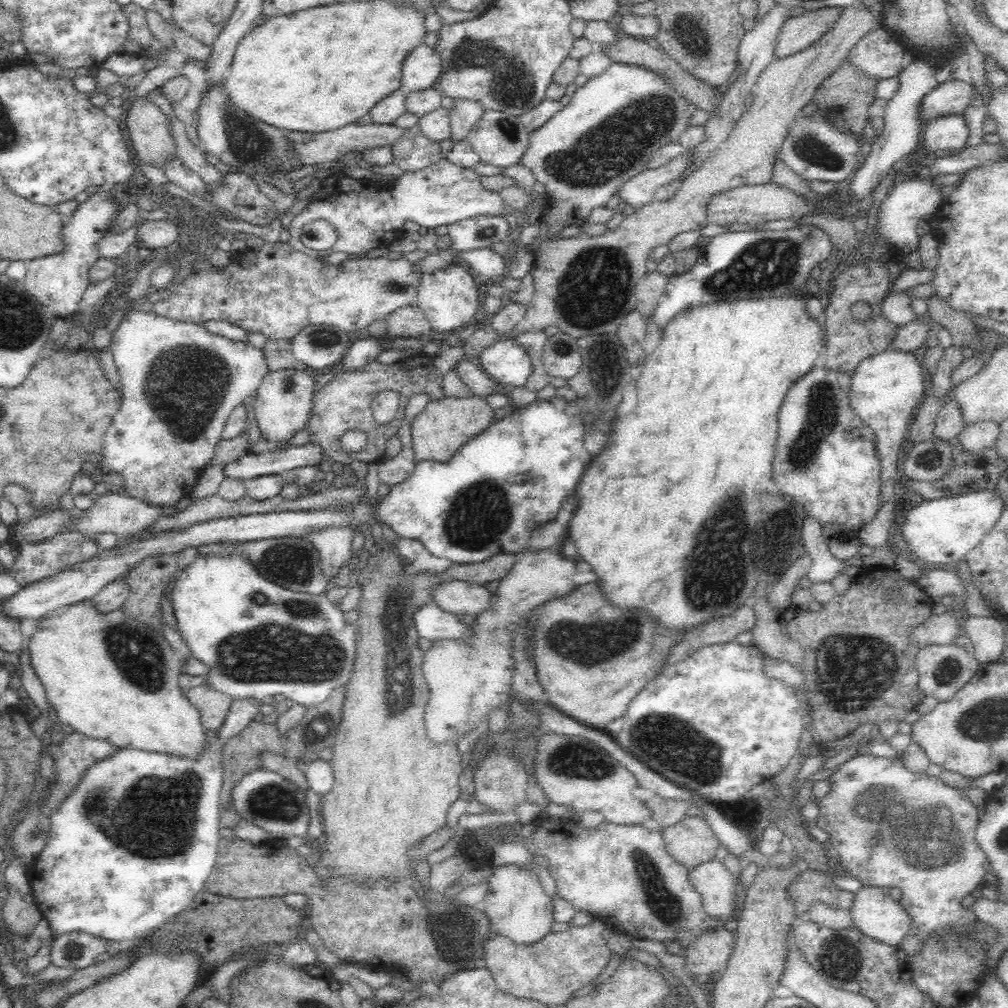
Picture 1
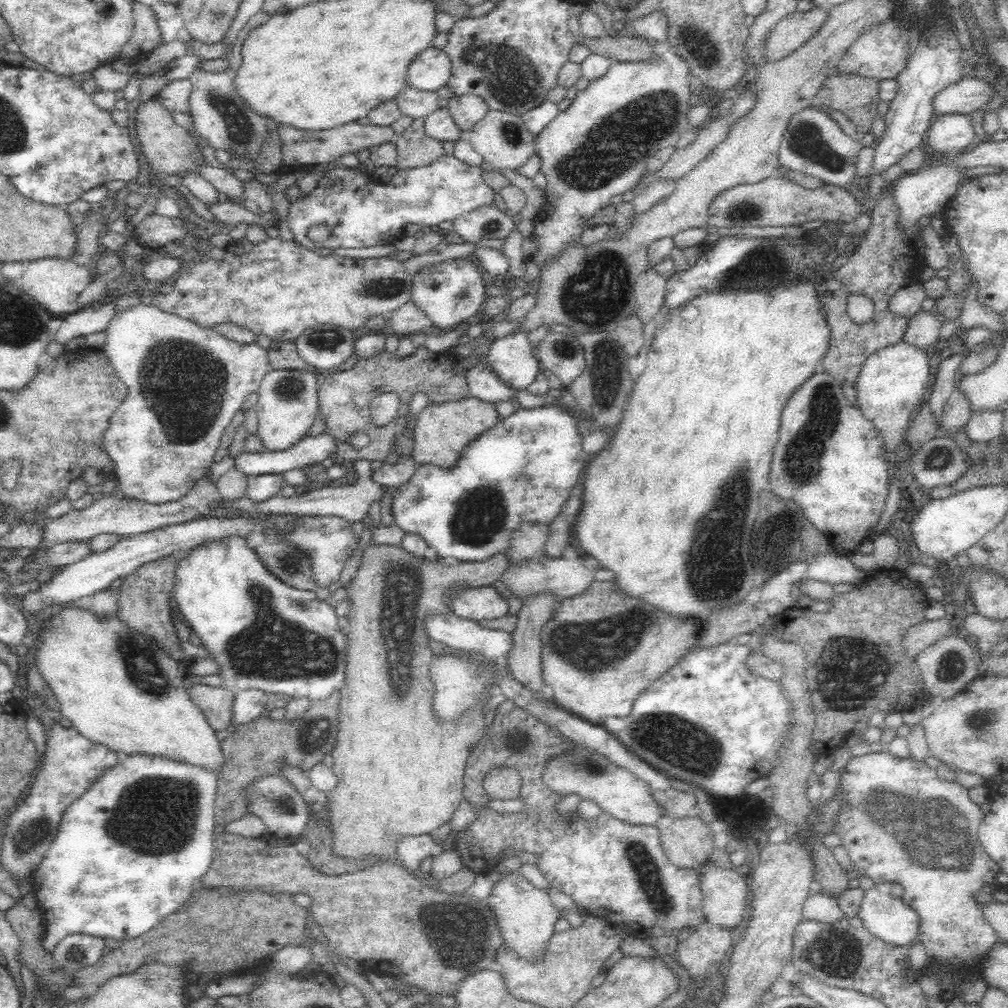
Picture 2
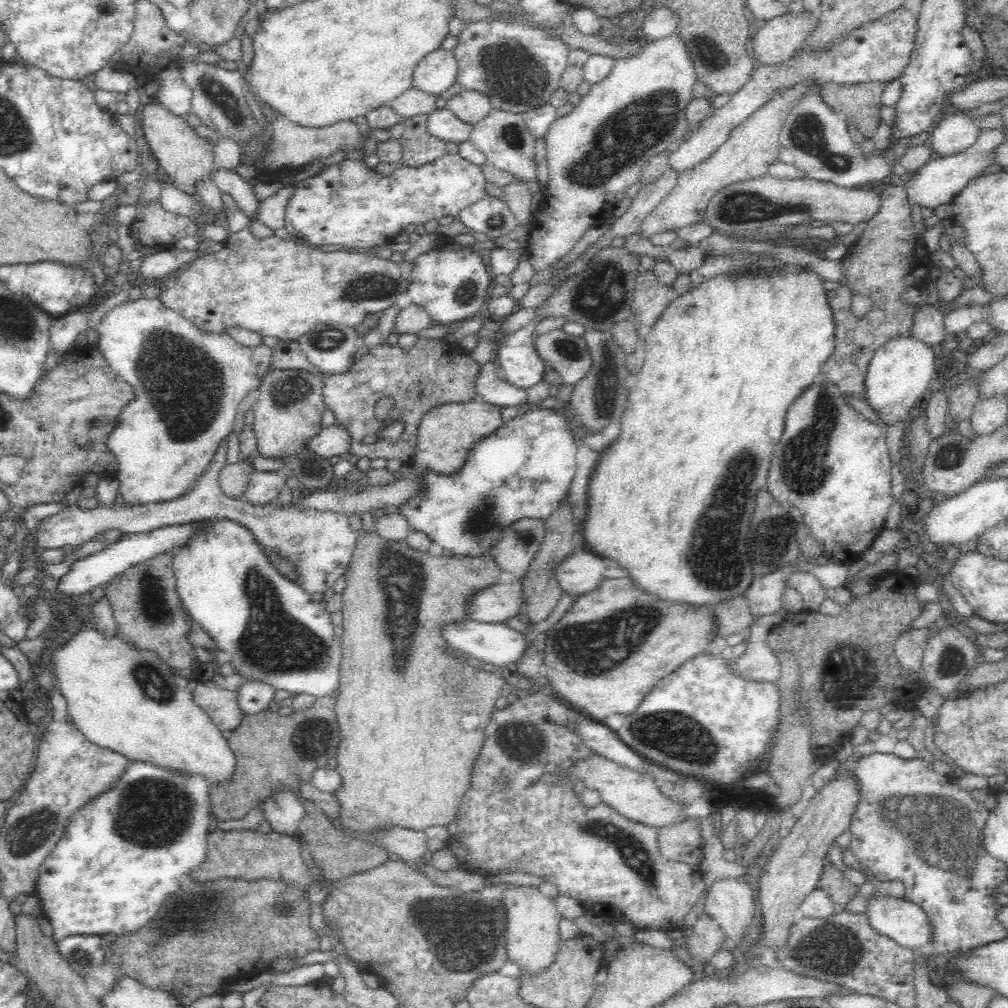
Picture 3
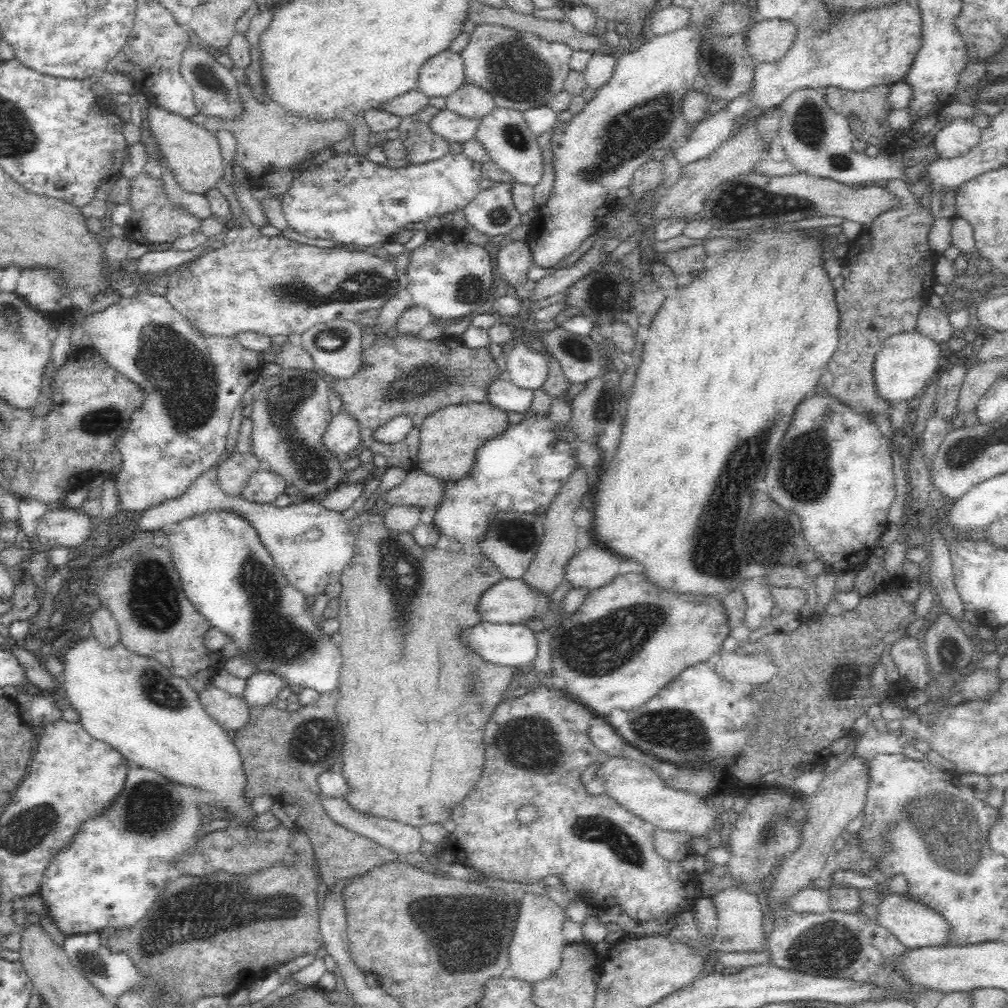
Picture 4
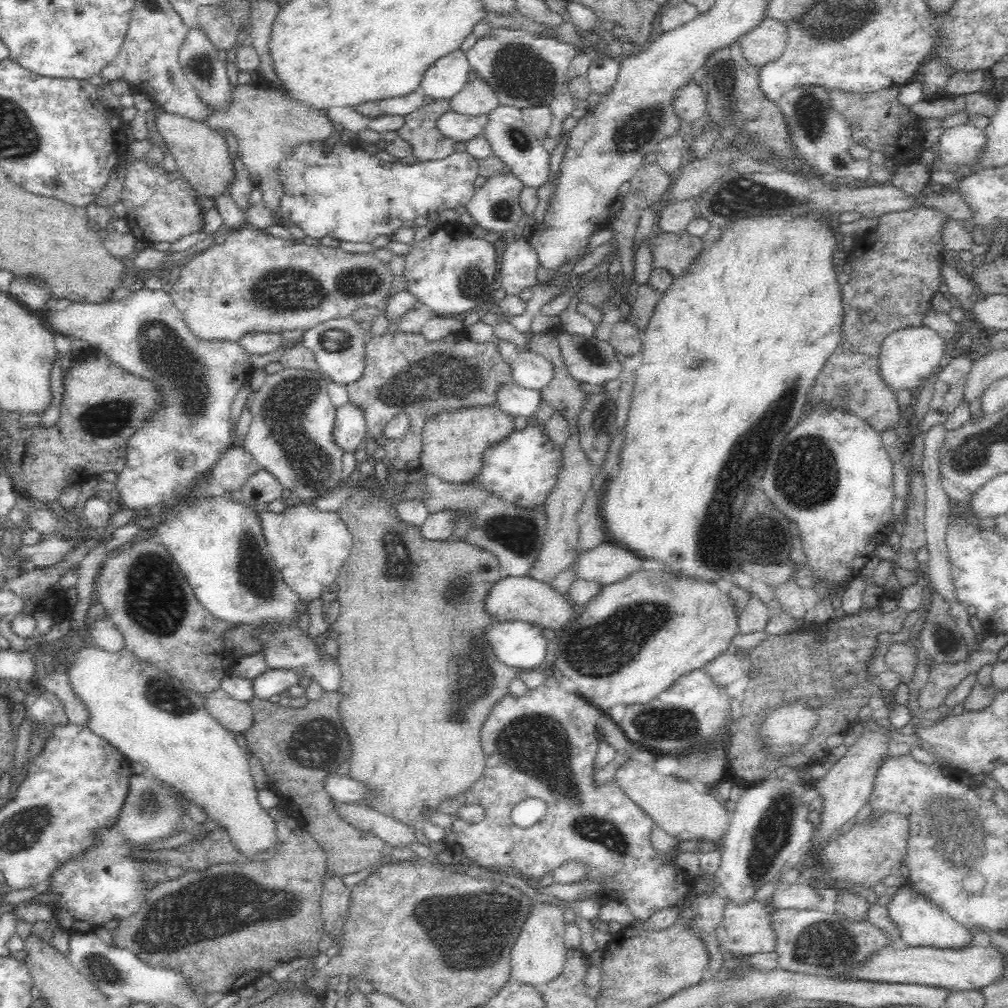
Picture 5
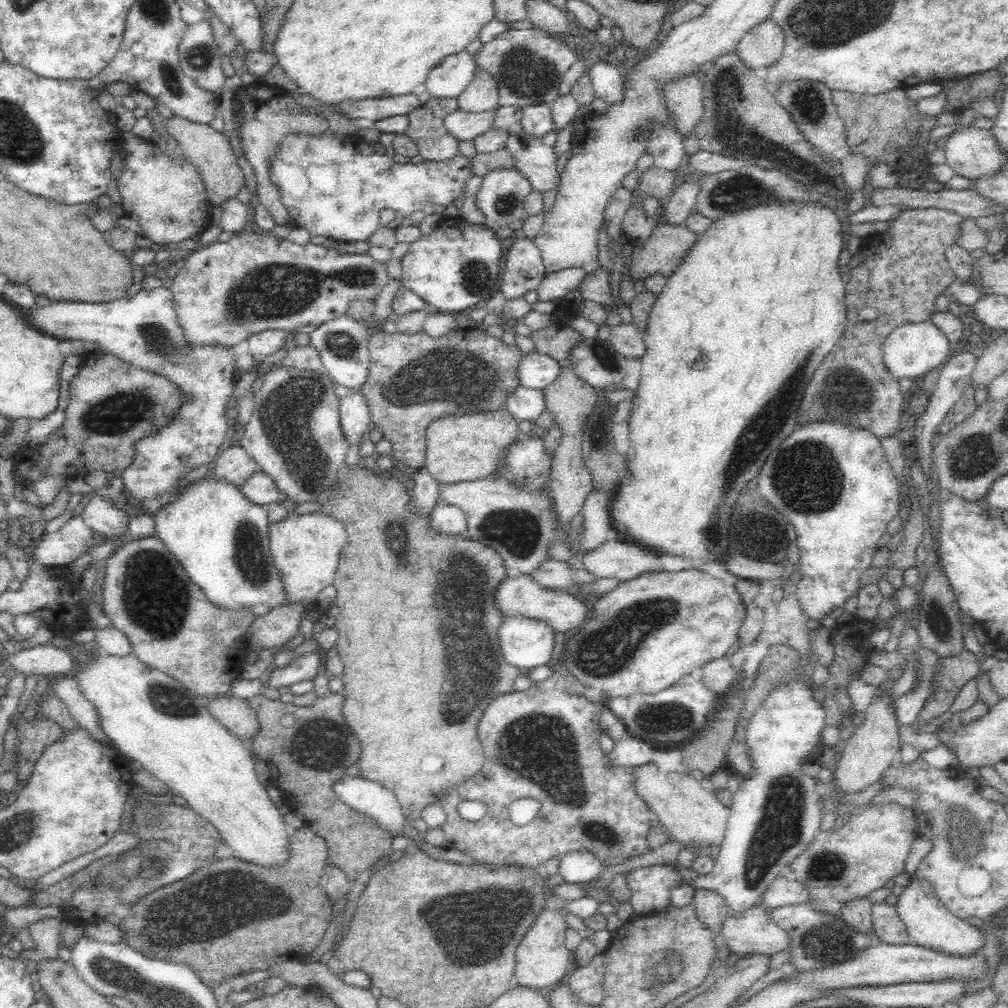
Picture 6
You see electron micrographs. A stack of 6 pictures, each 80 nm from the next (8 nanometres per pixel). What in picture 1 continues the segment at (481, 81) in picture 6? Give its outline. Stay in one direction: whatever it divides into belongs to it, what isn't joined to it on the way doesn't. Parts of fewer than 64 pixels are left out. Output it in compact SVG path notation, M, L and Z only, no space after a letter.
M454 99L453 107L449 110L449 122L453 143L467 139L476 121L484 114L484 108L475 101L467 99Z

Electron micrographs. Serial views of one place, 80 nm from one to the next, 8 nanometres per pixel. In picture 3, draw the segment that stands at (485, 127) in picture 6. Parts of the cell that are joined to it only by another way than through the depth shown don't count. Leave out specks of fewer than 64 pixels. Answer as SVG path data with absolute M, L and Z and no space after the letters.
M445 107L428 116L428 133L444 142L460 144L469 140L473 126L458 119Z

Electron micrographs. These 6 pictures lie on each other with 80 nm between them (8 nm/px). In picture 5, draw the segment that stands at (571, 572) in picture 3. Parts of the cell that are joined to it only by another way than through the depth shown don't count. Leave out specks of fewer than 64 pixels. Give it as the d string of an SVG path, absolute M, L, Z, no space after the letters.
M608 541L592 548L592 550L577 553L573 566L576 572L575 578L600 585L610 585L628 579L634 572L640 572L645 561L646 558L638 557L638 554L634 553L633 550L628 550L624 546Z

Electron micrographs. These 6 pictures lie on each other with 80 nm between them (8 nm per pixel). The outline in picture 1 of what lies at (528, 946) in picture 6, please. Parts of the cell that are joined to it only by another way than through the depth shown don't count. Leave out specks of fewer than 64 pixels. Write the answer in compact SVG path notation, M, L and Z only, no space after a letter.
M517 864L493 867L492 874L487 878L487 885L488 889L480 907L491 920L491 928L494 932L500 933L520 945L534 944L551 932L550 927L554 923L554 907L551 898L544 892L539 880L531 871L522 869Z

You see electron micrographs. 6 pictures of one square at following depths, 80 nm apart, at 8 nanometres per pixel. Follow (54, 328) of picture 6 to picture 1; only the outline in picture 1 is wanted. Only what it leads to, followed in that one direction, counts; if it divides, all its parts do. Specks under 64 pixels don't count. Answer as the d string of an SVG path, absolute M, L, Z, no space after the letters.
M130 310L119 323L119 327L113 334L112 356L117 372L123 386L122 402L120 408L112 416L112 422L104 434L103 447L101 448L103 461L97 466L102 474L116 472L122 474L125 481L123 492L134 498L139 498L152 505L172 505L181 498L188 497L192 487L196 484L202 469L210 464L214 456L216 445L222 439L224 424L233 408L242 402L248 402L260 386L262 379L268 374L268 367L264 352L260 348L254 348L249 343L238 342L208 332L204 326L182 320L172 320L165 316L158 316L155 312L143 313Z

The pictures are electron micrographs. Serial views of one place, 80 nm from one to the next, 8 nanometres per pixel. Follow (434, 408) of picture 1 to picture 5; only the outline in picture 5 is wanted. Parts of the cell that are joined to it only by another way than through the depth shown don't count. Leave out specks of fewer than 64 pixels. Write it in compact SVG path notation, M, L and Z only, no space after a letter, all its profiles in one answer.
M497 404L484 407L470 407L458 411L443 411L432 415L422 431L421 468L428 475L434 475L447 483L466 483L480 474L486 450L508 439L514 430L514 417L506 414Z

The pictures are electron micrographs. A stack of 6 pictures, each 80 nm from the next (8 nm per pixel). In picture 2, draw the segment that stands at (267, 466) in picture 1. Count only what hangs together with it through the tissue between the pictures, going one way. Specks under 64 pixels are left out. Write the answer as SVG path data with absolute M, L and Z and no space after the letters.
M324 432L313 437L306 436L293 448L283 451L243 451L235 457L234 467L246 476L283 473L304 466L316 468L326 458L334 457L334 452L335 442L332 435Z

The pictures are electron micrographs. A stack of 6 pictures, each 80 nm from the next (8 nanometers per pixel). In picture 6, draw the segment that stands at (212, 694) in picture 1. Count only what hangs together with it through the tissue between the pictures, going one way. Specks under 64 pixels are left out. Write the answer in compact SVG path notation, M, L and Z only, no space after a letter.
M231 695L207 701L211 715L241 741L252 740L257 735L259 718L256 711L242 698Z

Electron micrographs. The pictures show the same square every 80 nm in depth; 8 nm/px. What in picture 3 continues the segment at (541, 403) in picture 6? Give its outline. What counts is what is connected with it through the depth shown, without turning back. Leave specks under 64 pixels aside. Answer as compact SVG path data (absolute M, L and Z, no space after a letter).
M497 357L490 358L481 366L480 372L475 380L475 389L482 401L488 401L499 407L515 406L521 410L525 409L527 402L527 389L512 386L509 382L498 378Z

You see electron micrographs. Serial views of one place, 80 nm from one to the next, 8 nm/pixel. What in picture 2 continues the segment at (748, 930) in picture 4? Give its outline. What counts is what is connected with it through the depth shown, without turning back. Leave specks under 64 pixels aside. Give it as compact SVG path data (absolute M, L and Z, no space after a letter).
M708 863L698 873L706 920L728 930L738 926L750 912L751 889L746 886L743 875L734 868L724 869Z

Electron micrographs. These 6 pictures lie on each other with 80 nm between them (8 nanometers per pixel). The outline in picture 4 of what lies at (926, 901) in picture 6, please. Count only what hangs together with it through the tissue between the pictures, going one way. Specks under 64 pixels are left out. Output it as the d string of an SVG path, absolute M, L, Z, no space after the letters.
M906 892L894 893L882 898L877 905L875 922L888 928L897 941L907 949L946 946L949 944L949 934L952 932L949 921L940 912L936 912L928 904L916 900Z

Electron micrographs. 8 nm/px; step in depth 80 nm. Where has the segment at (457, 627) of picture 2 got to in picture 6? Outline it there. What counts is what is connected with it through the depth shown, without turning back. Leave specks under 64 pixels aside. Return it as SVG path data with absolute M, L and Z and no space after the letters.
M519 614L504 618L498 632L505 661L523 672L551 659L555 630L546 622Z

